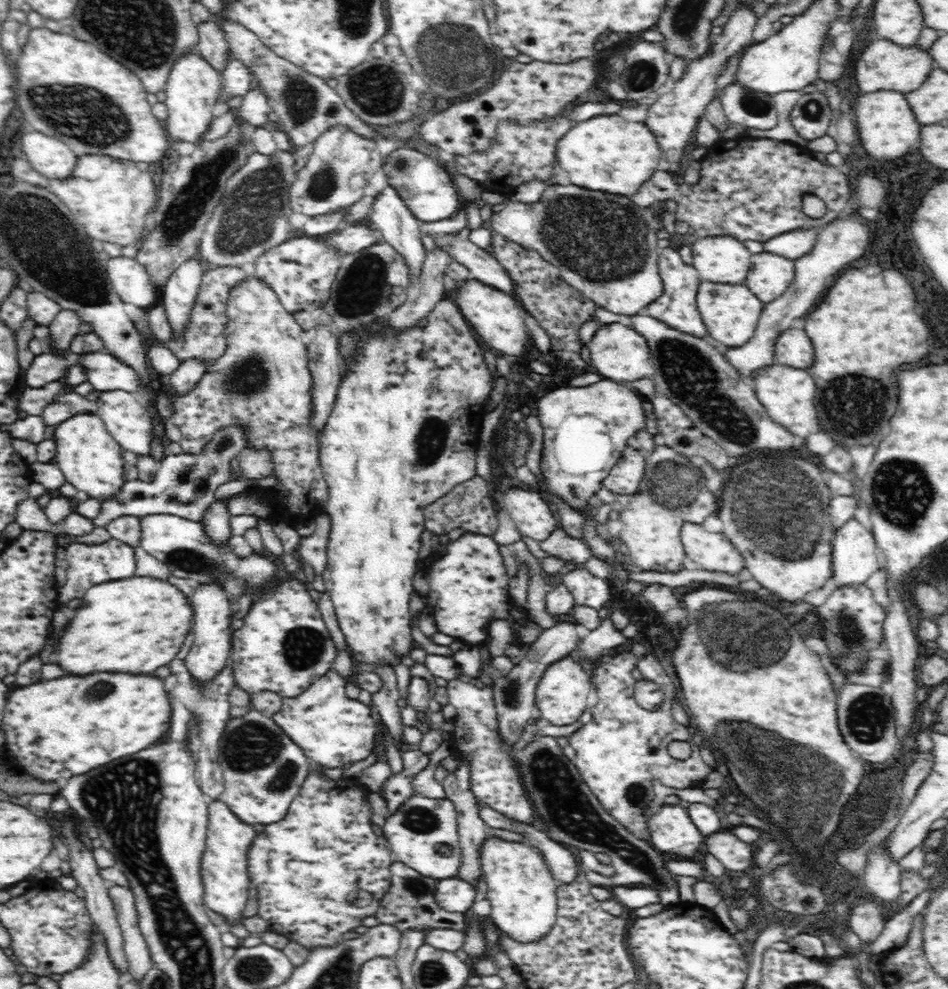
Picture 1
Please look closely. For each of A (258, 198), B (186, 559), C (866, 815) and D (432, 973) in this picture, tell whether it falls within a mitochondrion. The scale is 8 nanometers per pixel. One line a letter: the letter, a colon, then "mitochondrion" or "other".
A: mitochondrion
B: mitochondrion
C: mitochondrion
D: mitochondrion

